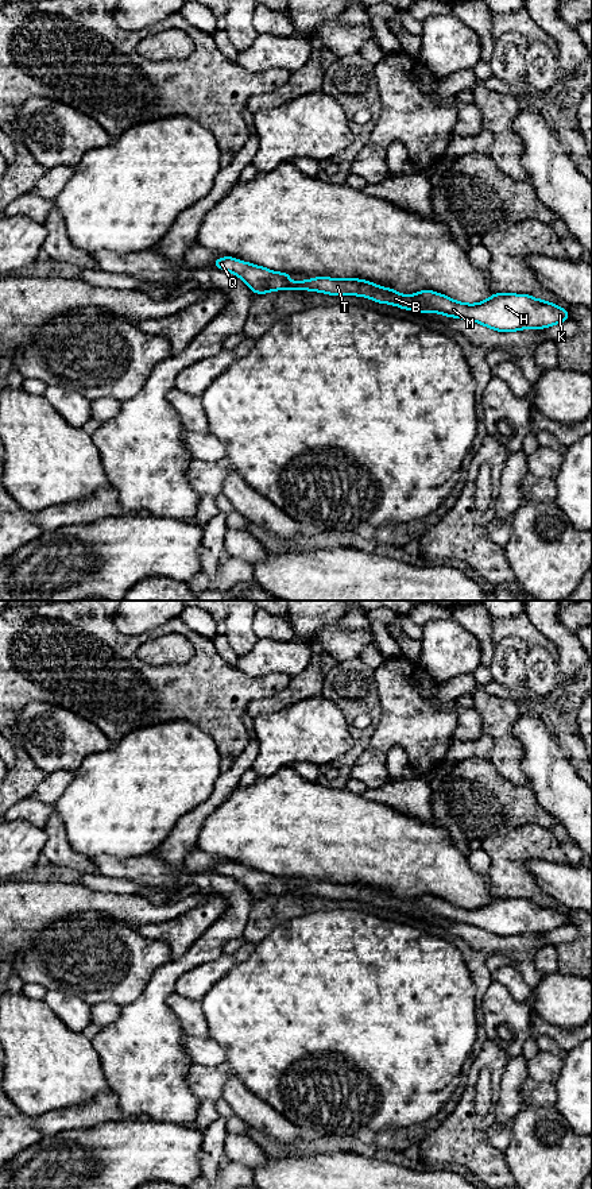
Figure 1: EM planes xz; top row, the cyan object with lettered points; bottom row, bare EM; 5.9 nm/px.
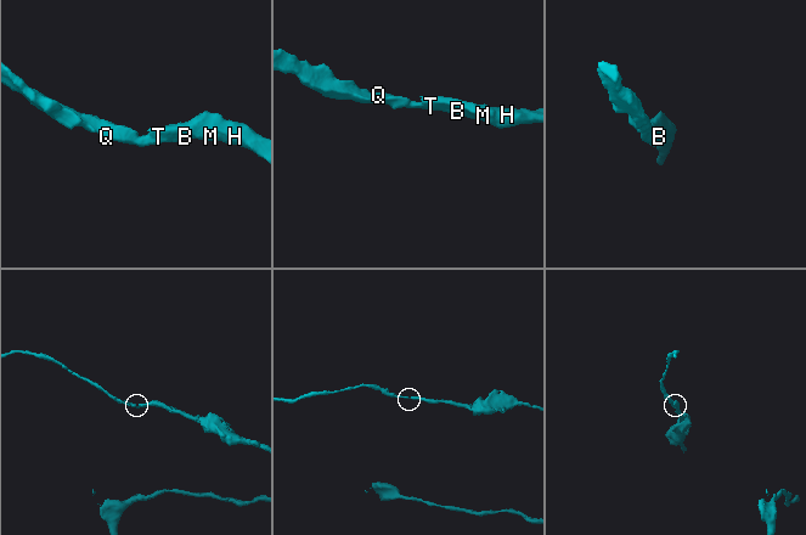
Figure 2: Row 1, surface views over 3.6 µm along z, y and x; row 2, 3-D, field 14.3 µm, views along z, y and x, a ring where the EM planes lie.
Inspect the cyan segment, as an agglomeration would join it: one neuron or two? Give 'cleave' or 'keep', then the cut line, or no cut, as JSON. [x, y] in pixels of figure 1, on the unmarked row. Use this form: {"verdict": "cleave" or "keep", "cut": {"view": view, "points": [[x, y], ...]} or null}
{"verdict": "keep", "cut": null}

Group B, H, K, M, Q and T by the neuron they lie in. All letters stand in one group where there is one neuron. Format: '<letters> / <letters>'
B H K M Q T

